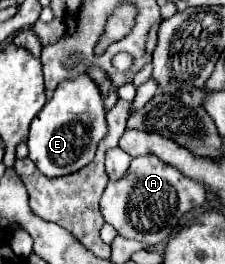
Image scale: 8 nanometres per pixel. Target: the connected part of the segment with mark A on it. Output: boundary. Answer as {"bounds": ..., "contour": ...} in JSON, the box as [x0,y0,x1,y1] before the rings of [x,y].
{"bounds":[100,156,204,246],"contour":[[[142,156],[132,160],[124,178],[108,182],[100,200],[100,212],[120,236],[144,242],[146,246],[156,246],[174,232],[182,214],[204,204],[204,194],[202,182],[180,174],[180,170],[156,156]]]}

